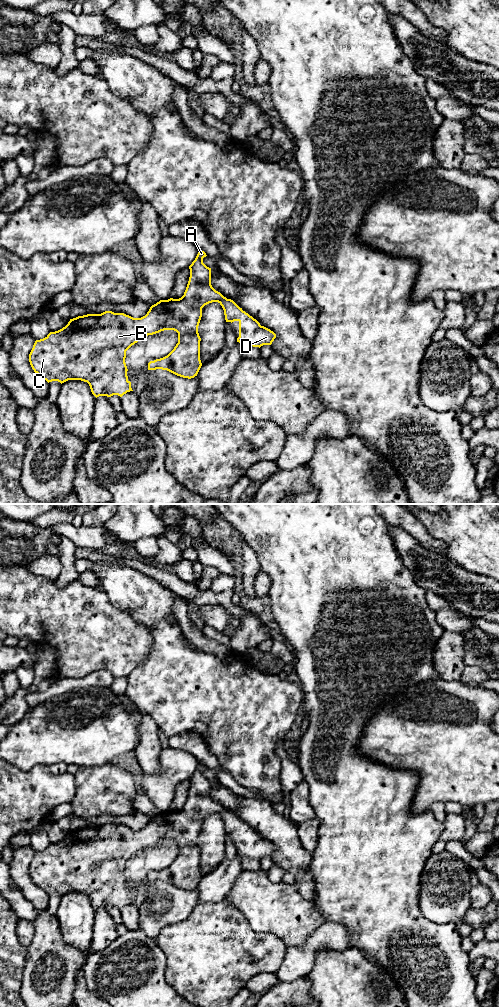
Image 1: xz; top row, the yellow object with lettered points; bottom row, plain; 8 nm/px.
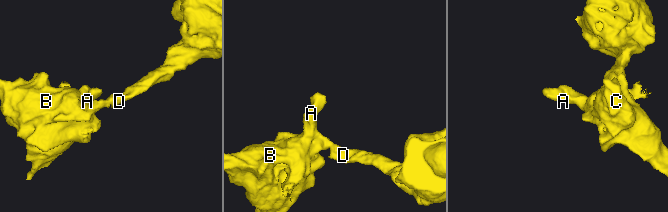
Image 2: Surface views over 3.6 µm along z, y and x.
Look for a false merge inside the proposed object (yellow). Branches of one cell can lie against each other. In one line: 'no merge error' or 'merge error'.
no merge error

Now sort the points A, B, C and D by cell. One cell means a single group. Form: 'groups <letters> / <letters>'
groups A B C D

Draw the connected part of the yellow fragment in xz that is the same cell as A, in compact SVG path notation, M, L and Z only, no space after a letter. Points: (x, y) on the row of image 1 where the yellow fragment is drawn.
M199 250L195 260L189 266L190 277L181 298L160 300L152 305L147 314L141 318L133 318L124 313L112 311L87 314L70 319L62 329L50 332L45 338L36 340L29 354L32 369L48 383L58 381L62 384L68 380L87 382L96 398L113 395L122 397L127 392L133 391L127 376L126 351L148 335L164 330L174 330L178 333L178 343L167 356L150 361L148 370L162 369L183 378L194 378L202 366L201 338L198 333L202 308L212 302L218 302L222 306L226 322L239 322L237 342L259 348L263 345L271 345L276 338L273 331L261 326L233 300L227 299L212 287L211 268L203 263L203 258L206 256L204 251Z

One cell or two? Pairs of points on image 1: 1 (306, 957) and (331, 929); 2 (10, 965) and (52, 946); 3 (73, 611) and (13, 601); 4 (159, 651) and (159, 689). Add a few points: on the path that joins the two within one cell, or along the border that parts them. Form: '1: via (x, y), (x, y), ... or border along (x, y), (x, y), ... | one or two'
1: via (310, 950), (324, 936) | one
2: border along (28, 947), (21, 981) | two
3: via (58, 611), (38, 611), (28, 606) | one
4: via (159, 660), (159, 680) | one

